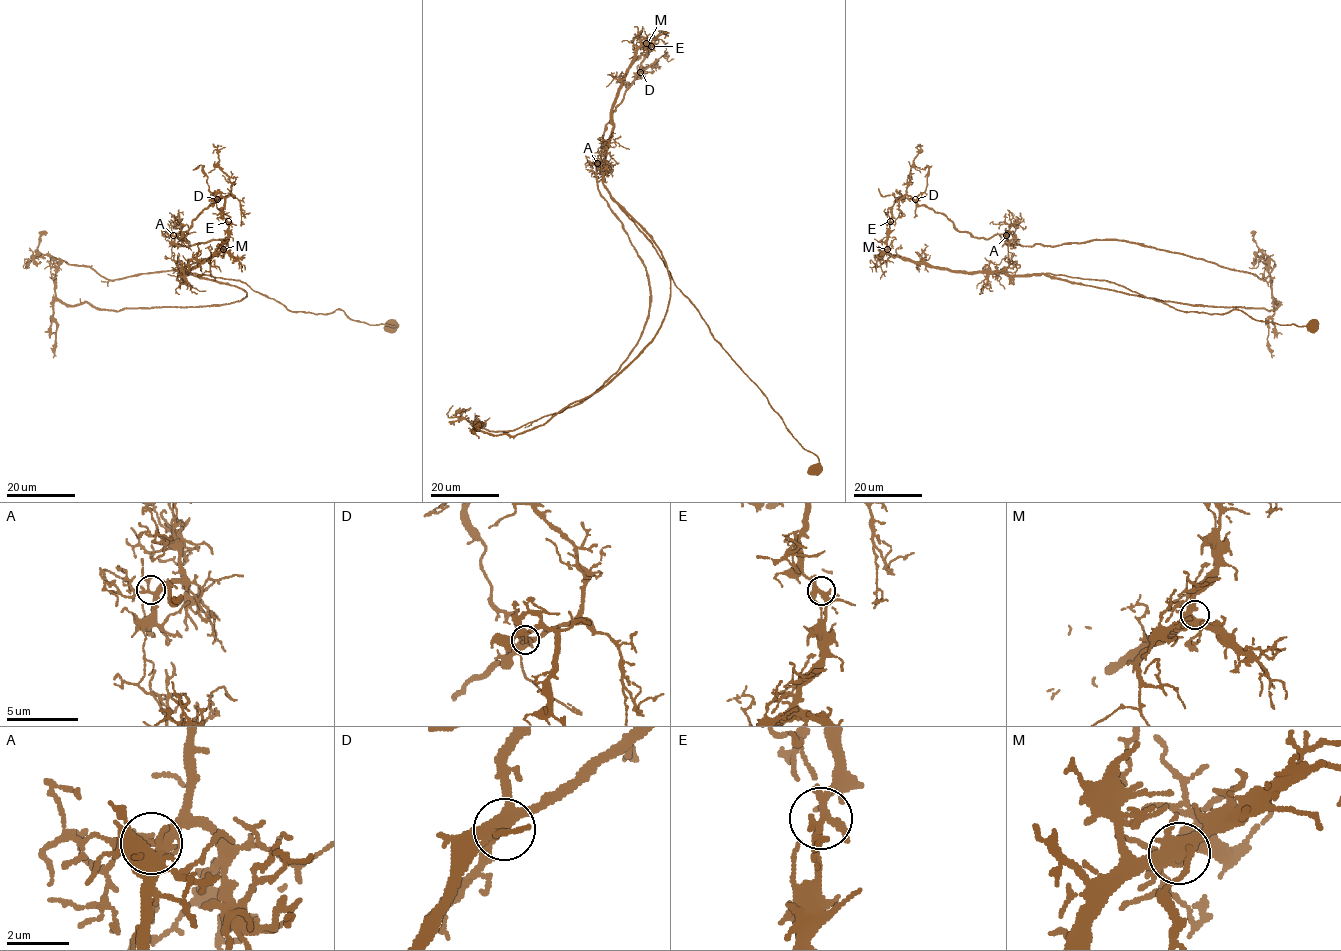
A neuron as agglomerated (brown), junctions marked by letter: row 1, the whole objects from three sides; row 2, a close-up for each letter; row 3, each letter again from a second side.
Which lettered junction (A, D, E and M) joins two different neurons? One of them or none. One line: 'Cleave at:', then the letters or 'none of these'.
Cleave at: E

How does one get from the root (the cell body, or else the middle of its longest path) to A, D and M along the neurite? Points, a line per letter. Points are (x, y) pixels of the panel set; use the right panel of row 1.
A: (1312, 325), (1259, 321), (1237, 309), (1224, 313), (1183, 312), (1108, 281), (1049, 273), (1009, 275), (1006, 235)
D: (1312, 325), (1259, 321), (1237, 309), (1183, 312), (1108, 281), (1009, 275), (1004, 234), (961, 232), (915, 199)
M: (1312, 325), (1259, 321), (1237, 309), (1183, 312), (1108, 281), (1049, 273), (950, 271), (893, 256), (887, 249)

